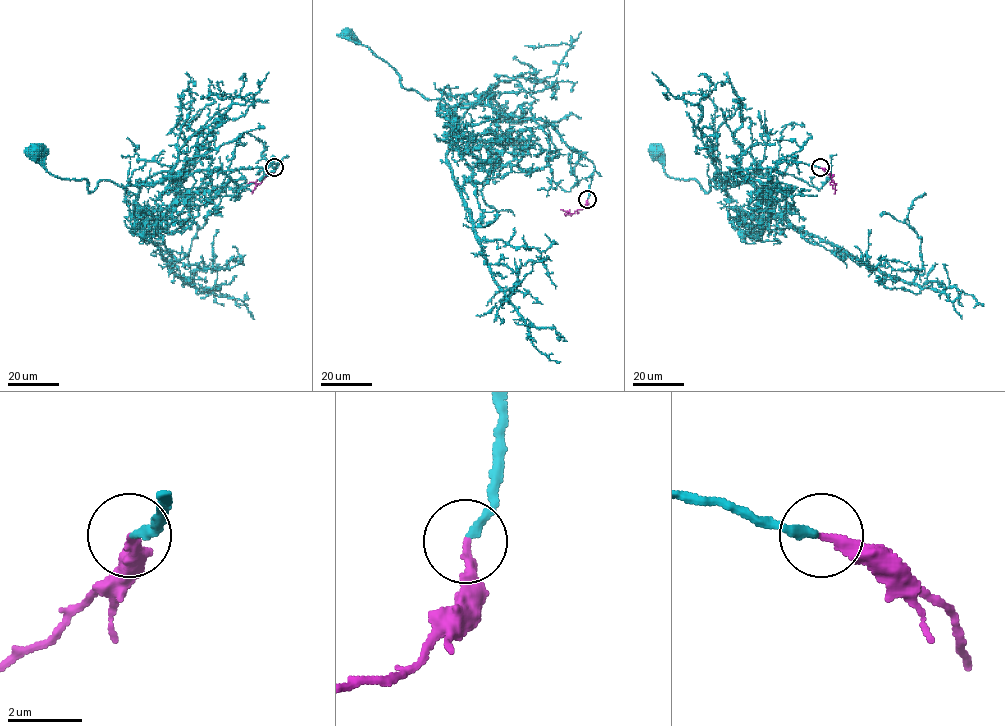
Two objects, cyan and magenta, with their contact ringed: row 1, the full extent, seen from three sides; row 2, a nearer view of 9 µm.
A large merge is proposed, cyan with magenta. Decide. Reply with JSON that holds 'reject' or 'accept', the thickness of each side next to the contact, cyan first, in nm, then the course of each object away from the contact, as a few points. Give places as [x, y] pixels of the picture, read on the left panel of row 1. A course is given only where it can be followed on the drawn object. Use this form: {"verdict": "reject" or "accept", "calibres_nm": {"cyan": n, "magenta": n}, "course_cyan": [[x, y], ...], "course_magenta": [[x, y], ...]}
{"verdict": "accept", "calibres_nm": {"cyan": 240, "magenta": 240}, "course_cyan": [[274, 168], [282, 160], [120, 187], [103, 180], [91, 192], [85, 179], [51, 175], [36, 151]], "course_magenta": [[274, 168], [255, 189], [257, 184]]}

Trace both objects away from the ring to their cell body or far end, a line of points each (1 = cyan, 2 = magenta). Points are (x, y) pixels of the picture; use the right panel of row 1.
1: (820, 168), (790, 160), (748, 168), (726, 185), (712, 180), (708, 192), (693, 179), (670, 178), (655, 151)
2: (820, 168), (829, 173), (834, 189), (829, 184)

